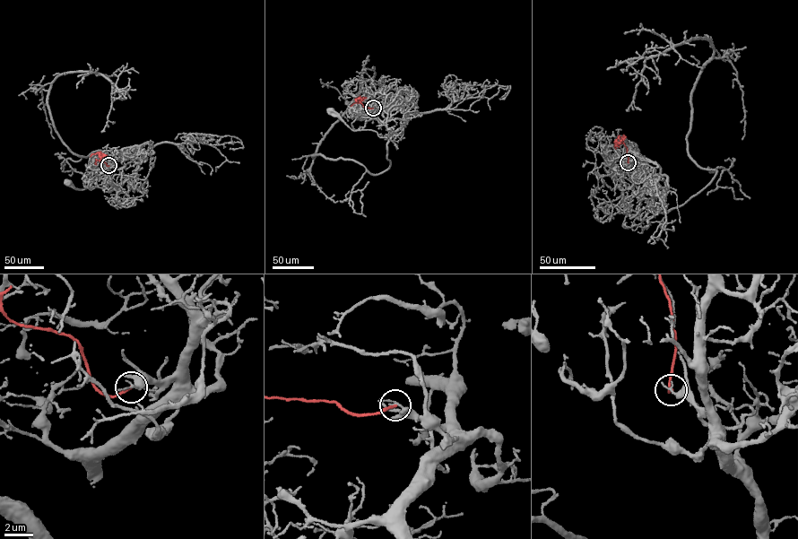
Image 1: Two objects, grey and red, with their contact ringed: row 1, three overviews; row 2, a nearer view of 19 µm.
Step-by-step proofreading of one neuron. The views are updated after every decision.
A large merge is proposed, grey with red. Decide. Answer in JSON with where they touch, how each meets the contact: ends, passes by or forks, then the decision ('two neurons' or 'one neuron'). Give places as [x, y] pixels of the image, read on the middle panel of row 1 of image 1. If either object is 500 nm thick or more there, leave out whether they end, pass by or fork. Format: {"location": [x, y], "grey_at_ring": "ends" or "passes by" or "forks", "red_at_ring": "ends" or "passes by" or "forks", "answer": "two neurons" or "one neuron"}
{"location": [373, 108], "grey_at_ring": "passes by", "red_at_ring": "ends", "answer": "two neurons"}

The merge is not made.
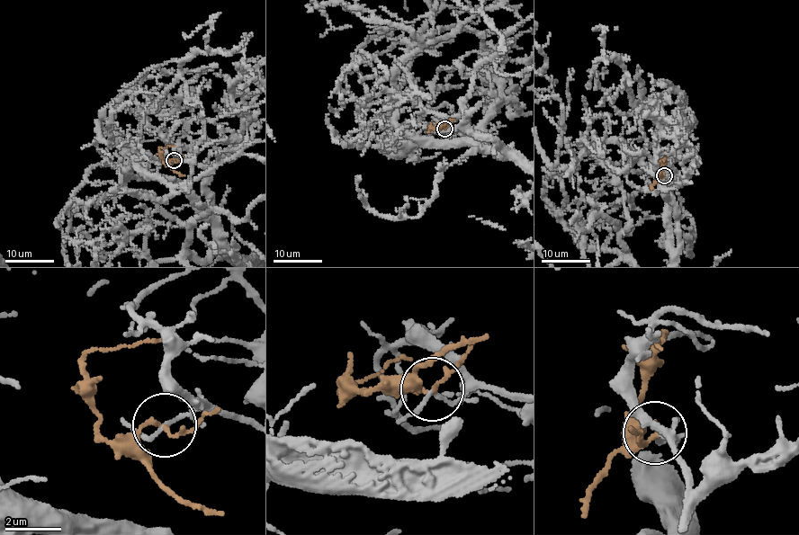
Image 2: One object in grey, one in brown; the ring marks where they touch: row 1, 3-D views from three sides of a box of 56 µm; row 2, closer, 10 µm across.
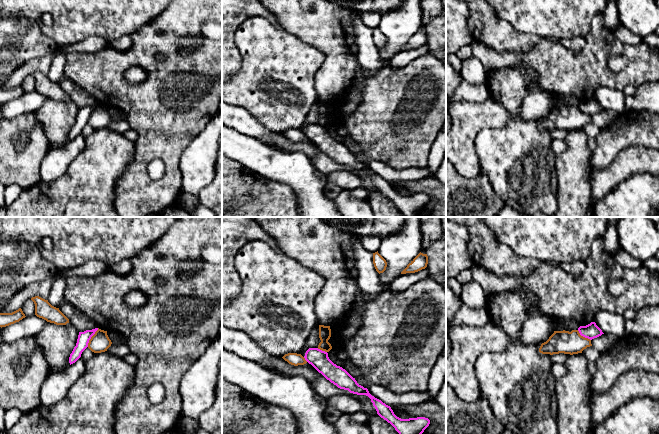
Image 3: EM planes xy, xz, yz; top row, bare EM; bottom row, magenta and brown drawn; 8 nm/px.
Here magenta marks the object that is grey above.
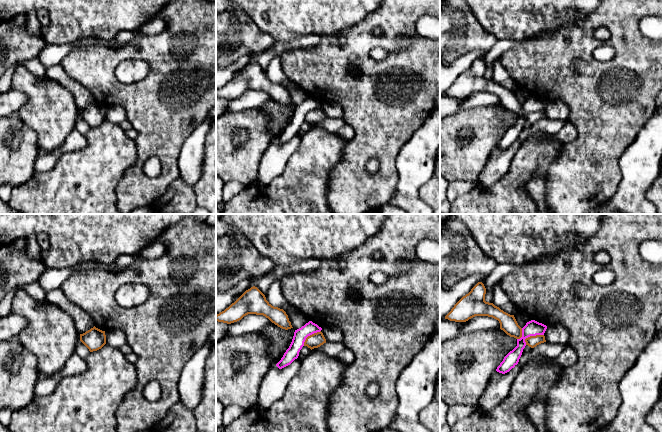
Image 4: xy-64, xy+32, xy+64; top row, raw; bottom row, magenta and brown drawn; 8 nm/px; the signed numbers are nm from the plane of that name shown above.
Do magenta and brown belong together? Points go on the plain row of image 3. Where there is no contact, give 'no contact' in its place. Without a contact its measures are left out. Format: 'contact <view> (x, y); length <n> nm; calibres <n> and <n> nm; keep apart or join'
contact xy (91, 112); length 180 nm; calibres 100 and 160 nm; keep apart

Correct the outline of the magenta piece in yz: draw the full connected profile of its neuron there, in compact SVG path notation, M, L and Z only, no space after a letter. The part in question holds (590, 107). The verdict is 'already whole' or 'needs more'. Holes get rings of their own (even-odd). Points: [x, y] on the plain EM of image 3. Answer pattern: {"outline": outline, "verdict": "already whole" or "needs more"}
{"outline": "M591 98L590 100L586 102L580 102L578 104L578 107L581 112L588 114L590 116L597 114L604 110L602 106L596 101L595 98Z", "verdict": "already whole"}

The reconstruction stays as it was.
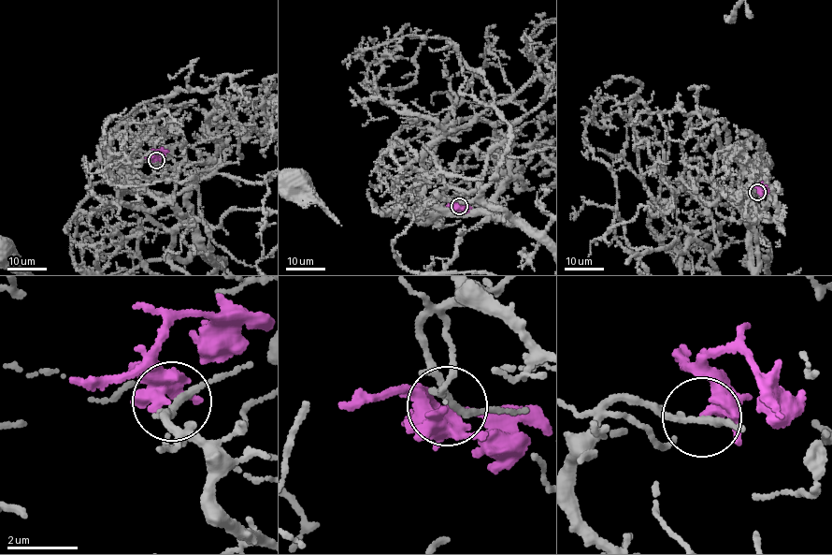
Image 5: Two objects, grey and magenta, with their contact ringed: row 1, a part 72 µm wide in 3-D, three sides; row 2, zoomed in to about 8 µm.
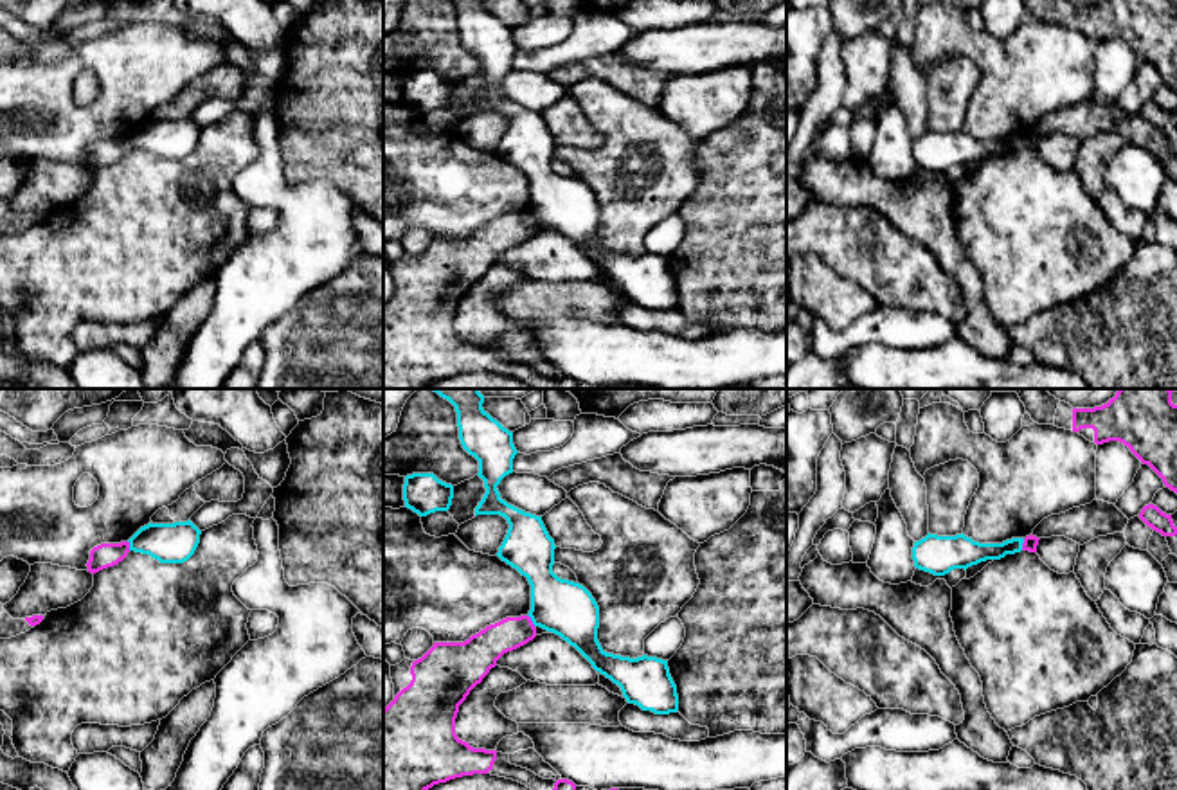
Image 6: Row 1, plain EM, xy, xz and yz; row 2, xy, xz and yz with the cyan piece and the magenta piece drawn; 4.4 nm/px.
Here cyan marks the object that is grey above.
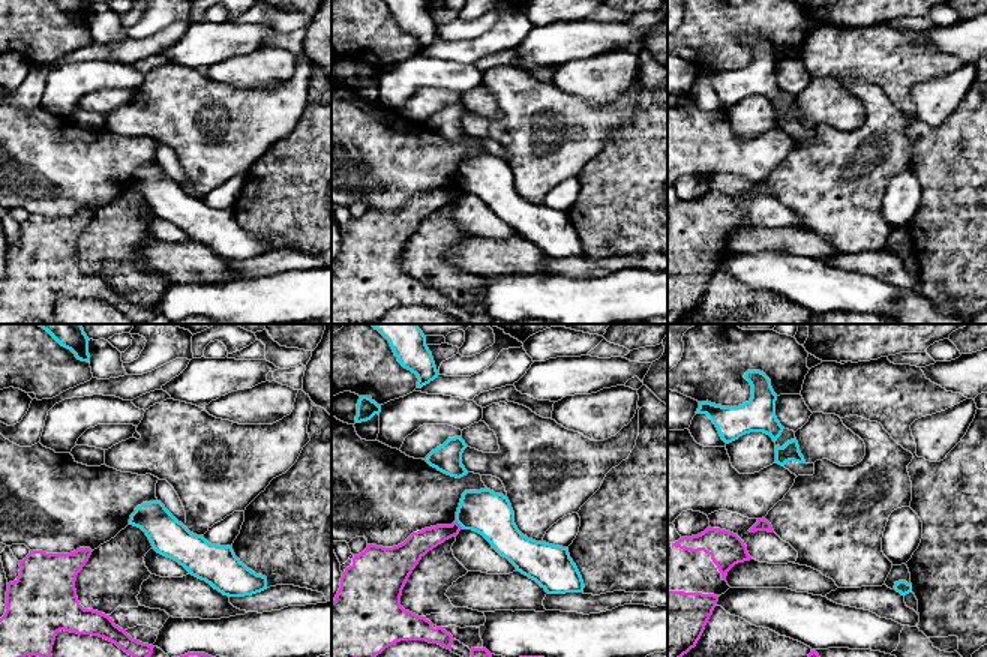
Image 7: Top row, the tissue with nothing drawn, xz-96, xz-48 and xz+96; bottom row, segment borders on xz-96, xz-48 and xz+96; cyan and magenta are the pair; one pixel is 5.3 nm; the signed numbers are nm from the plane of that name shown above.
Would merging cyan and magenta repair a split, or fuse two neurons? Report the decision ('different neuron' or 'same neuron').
different neuron

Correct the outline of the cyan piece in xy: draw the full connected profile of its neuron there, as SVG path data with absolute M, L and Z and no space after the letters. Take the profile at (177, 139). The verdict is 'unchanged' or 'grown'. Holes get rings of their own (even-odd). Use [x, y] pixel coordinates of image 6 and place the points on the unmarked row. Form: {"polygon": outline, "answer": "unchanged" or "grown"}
{"polygon": "M191 119L148 121L140 124L128 139L130 148L149 151L160 160L187 158L198 140L202 128Z", "answer": "unchanged"}

